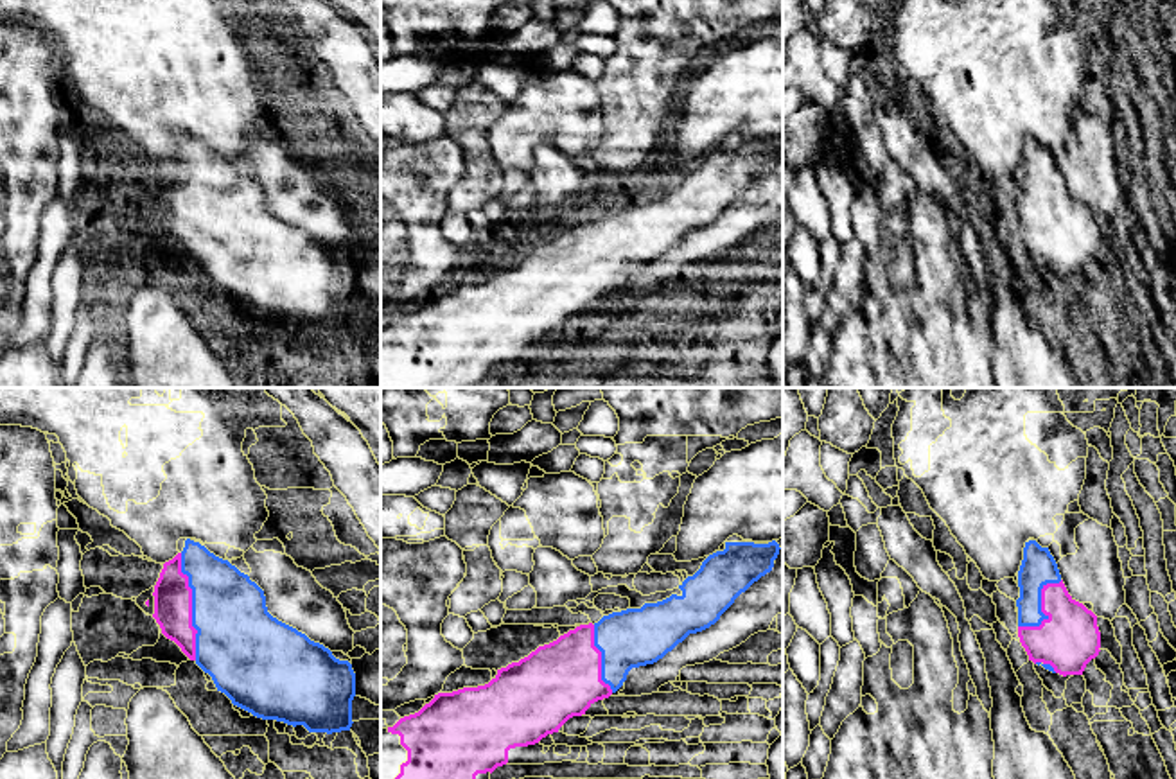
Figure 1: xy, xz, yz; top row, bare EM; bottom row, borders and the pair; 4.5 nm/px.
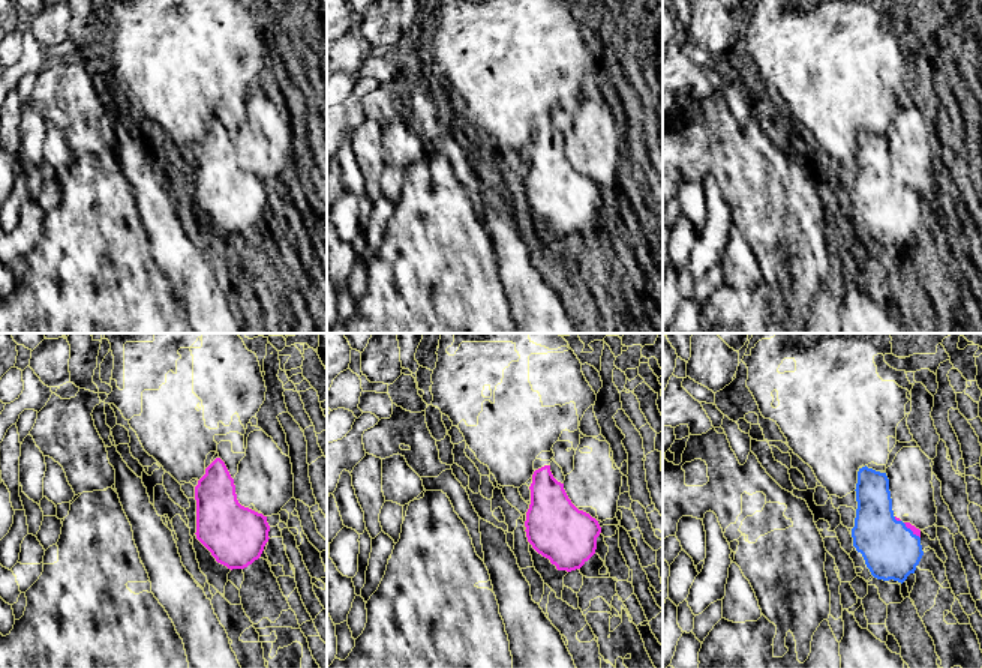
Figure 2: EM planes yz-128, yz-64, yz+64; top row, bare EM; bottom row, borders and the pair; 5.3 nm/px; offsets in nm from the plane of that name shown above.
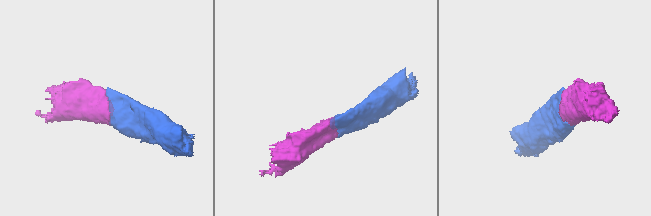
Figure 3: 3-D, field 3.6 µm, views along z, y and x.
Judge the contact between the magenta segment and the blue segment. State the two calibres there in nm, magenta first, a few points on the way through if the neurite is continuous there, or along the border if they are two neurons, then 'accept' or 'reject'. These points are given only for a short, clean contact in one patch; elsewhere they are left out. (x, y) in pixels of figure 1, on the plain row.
180 nm thick on the magenta side, 360 nm on the other; accept

